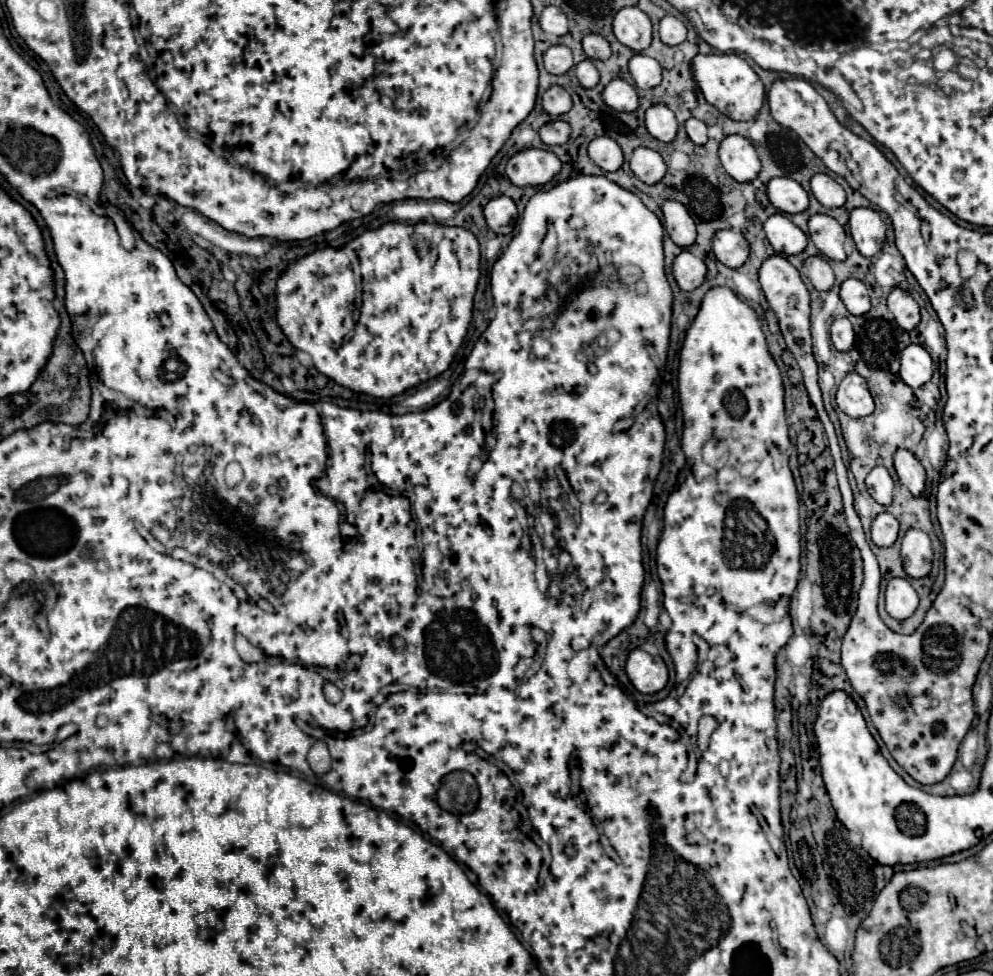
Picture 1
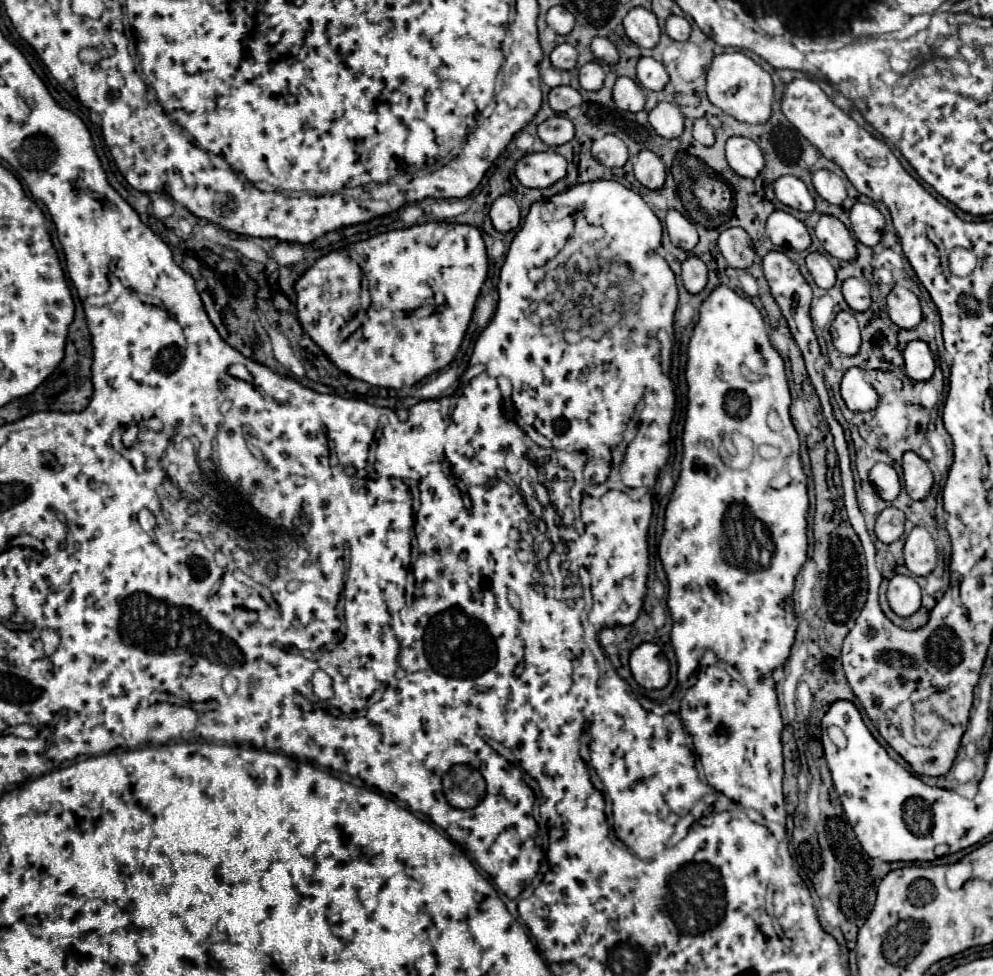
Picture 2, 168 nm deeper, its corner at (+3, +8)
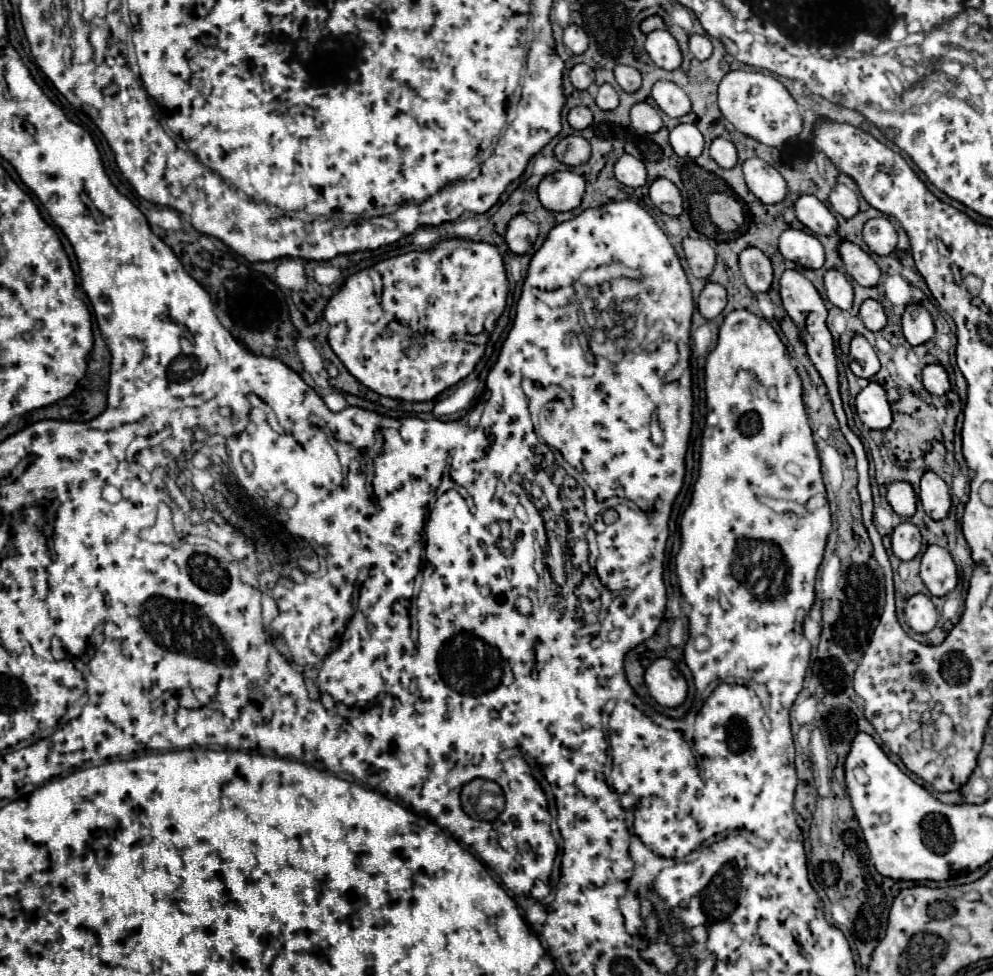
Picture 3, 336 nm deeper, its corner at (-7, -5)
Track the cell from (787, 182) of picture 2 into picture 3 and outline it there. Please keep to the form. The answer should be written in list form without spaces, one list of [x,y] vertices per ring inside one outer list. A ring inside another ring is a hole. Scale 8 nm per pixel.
[[[801,196],[795,202],[795,214],[797,214],[799,222],[817,236],[821,236],[821,234],[831,236],[833,232],[837,232],[837,220],[835,220],[833,212],[819,198]]]

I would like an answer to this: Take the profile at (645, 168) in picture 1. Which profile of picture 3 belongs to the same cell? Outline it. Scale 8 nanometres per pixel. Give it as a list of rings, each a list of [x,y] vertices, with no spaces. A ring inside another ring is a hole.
[[[657,178],[651,184],[649,190],[651,202],[667,216],[679,216],[683,212],[683,200],[681,200],[681,192],[677,190],[677,186],[673,186],[673,182],[665,180],[665,178]]]

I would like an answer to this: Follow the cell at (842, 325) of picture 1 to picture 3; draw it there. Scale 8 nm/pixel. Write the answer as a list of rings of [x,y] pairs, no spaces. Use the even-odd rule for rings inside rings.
[[[861,334],[851,338],[851,354],[849,356],[851,356],[851,370],[859,378],[867,378],[869,380],[881,368],[873,346]]]

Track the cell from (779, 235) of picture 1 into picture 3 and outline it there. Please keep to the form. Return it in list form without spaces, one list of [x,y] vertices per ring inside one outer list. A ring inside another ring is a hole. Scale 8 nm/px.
[[[785,230],[779,238],[779,250],[783,258],[803,266],[817,270],[825,262],[825,250],[823,244],[803,230]]]

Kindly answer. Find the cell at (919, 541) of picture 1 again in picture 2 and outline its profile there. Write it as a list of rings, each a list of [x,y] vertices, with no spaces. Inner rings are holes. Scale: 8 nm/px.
[[[913,527],[905,539],[905,565],[913,575],[929,575],[937,563],[937,547],[925,527]]]

